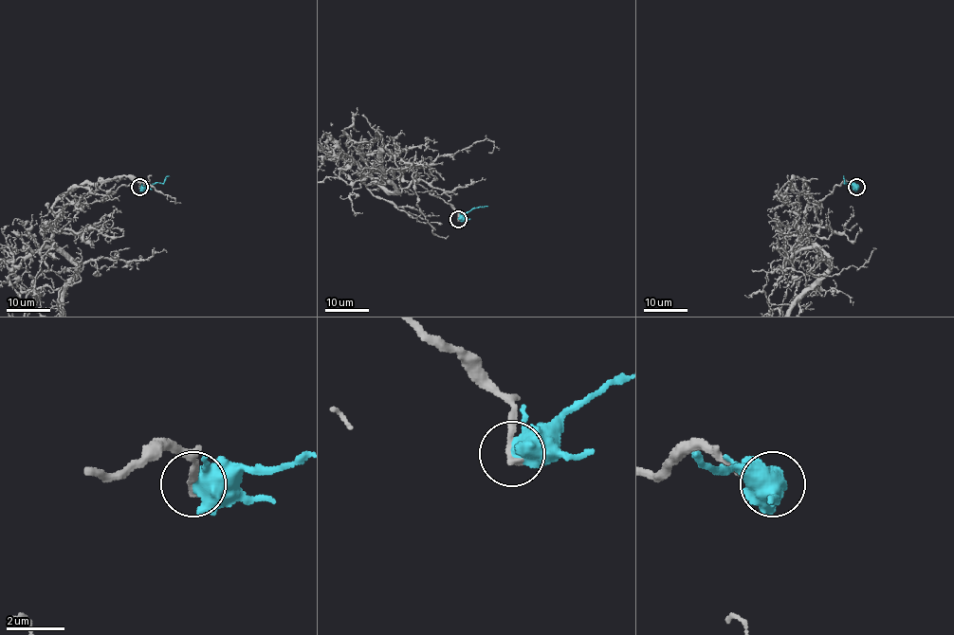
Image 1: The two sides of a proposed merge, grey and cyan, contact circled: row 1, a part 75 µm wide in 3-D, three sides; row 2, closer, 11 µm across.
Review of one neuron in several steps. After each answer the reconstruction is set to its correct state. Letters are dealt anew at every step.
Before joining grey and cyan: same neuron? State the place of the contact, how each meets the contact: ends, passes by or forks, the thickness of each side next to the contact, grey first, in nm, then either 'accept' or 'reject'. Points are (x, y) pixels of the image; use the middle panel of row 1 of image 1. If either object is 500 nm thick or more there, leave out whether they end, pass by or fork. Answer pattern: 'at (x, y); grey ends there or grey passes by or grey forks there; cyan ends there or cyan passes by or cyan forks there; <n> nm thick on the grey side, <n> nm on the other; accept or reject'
at (458, 219); grey ends there; cyan forks there; 300 nm thick on the grey side, 420 nm on the other; reject

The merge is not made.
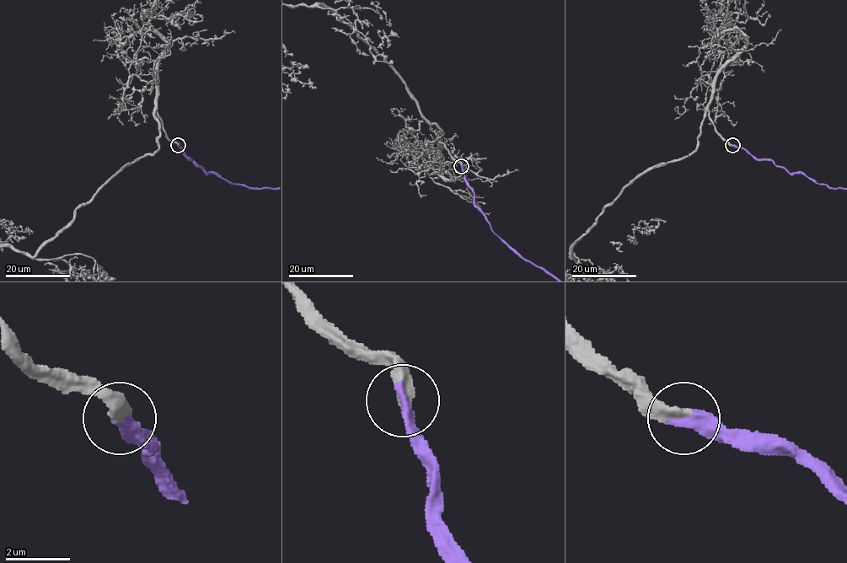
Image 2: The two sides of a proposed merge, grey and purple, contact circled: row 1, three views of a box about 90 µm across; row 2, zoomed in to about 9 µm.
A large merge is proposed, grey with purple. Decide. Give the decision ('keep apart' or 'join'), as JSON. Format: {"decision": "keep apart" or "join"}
{"decision": "join"}

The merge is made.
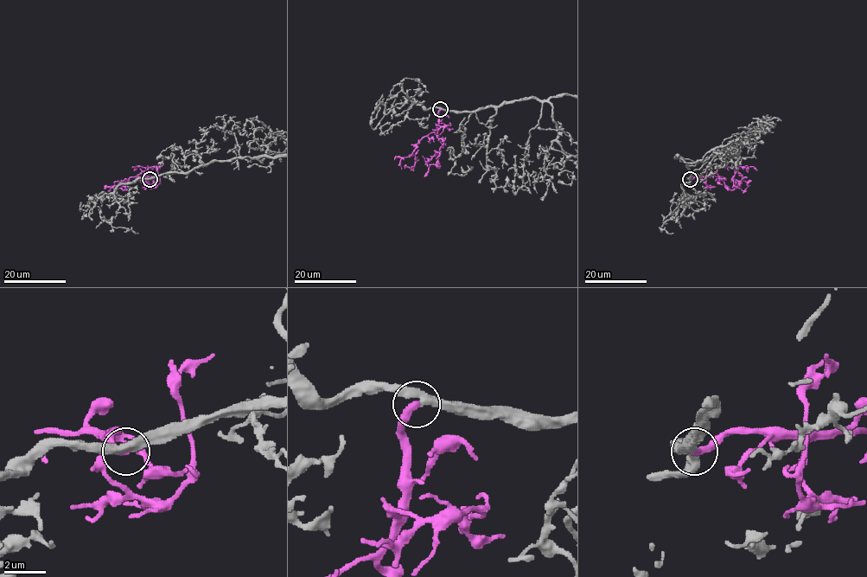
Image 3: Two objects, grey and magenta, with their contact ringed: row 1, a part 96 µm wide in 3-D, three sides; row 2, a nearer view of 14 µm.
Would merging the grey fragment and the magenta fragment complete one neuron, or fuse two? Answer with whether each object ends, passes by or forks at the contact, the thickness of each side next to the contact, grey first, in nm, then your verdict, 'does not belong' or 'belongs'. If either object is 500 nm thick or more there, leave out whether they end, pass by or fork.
grey passes by; magenta ends there; 360 nm thick on the grey side, 360 nm on the other; belongs

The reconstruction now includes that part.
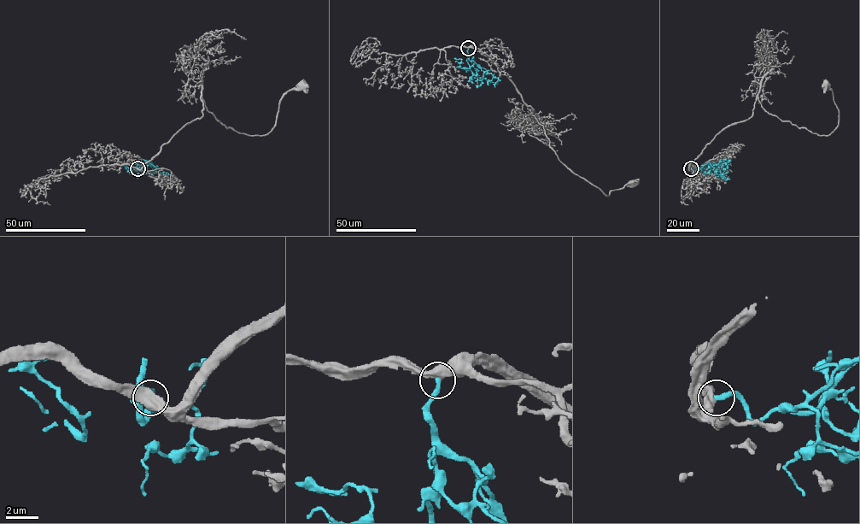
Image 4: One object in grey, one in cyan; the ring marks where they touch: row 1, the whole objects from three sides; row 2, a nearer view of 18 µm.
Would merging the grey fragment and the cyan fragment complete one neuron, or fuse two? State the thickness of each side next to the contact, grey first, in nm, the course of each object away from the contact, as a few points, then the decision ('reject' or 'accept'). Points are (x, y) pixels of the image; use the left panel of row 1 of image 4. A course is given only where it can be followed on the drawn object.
calibres 550 and 300 nm; course grey (137, 168), (202, 115), (201, 97), (226, 127), (265, 135), (275, 125), (281, 98), (301, 84); course cyan (137, 168), (140, 169), (148, 162), (162, 175), (167, 175), (167, 179), (165, 179); accept

